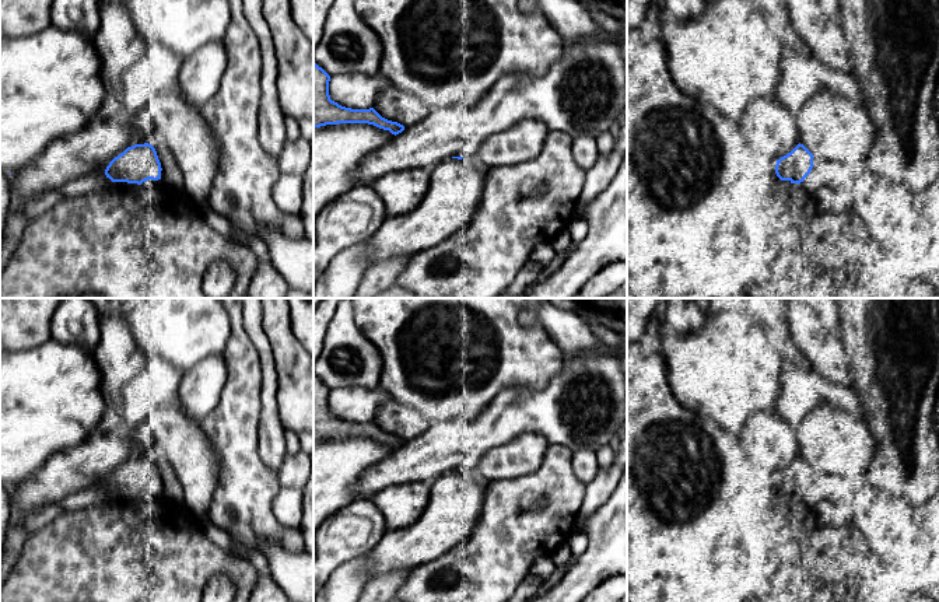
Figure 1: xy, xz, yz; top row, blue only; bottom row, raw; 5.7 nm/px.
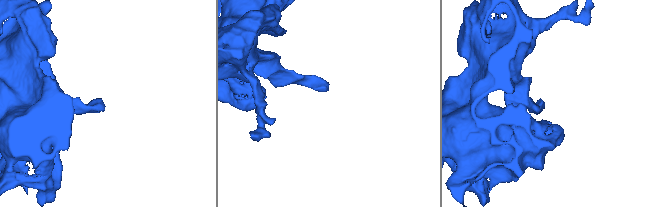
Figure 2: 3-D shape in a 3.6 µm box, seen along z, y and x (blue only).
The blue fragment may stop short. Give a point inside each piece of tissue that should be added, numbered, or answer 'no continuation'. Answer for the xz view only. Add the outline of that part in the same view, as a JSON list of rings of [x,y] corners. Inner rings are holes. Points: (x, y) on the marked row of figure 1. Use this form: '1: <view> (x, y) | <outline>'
no continuation

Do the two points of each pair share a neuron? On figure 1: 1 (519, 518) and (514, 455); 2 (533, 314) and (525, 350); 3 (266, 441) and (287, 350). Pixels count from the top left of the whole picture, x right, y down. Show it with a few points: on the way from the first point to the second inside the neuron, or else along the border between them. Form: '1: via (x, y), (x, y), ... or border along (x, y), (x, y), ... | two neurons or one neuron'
1: border along (543, 459), (536, 469), (525, 475), (490, 482) | two neurons
2: border along (519, 312), (522, 325), (540, 326), (557, 346) | two neurons
3: border along (273, 363), (276, 371), (276, 406), (284, 427) | two neurons

